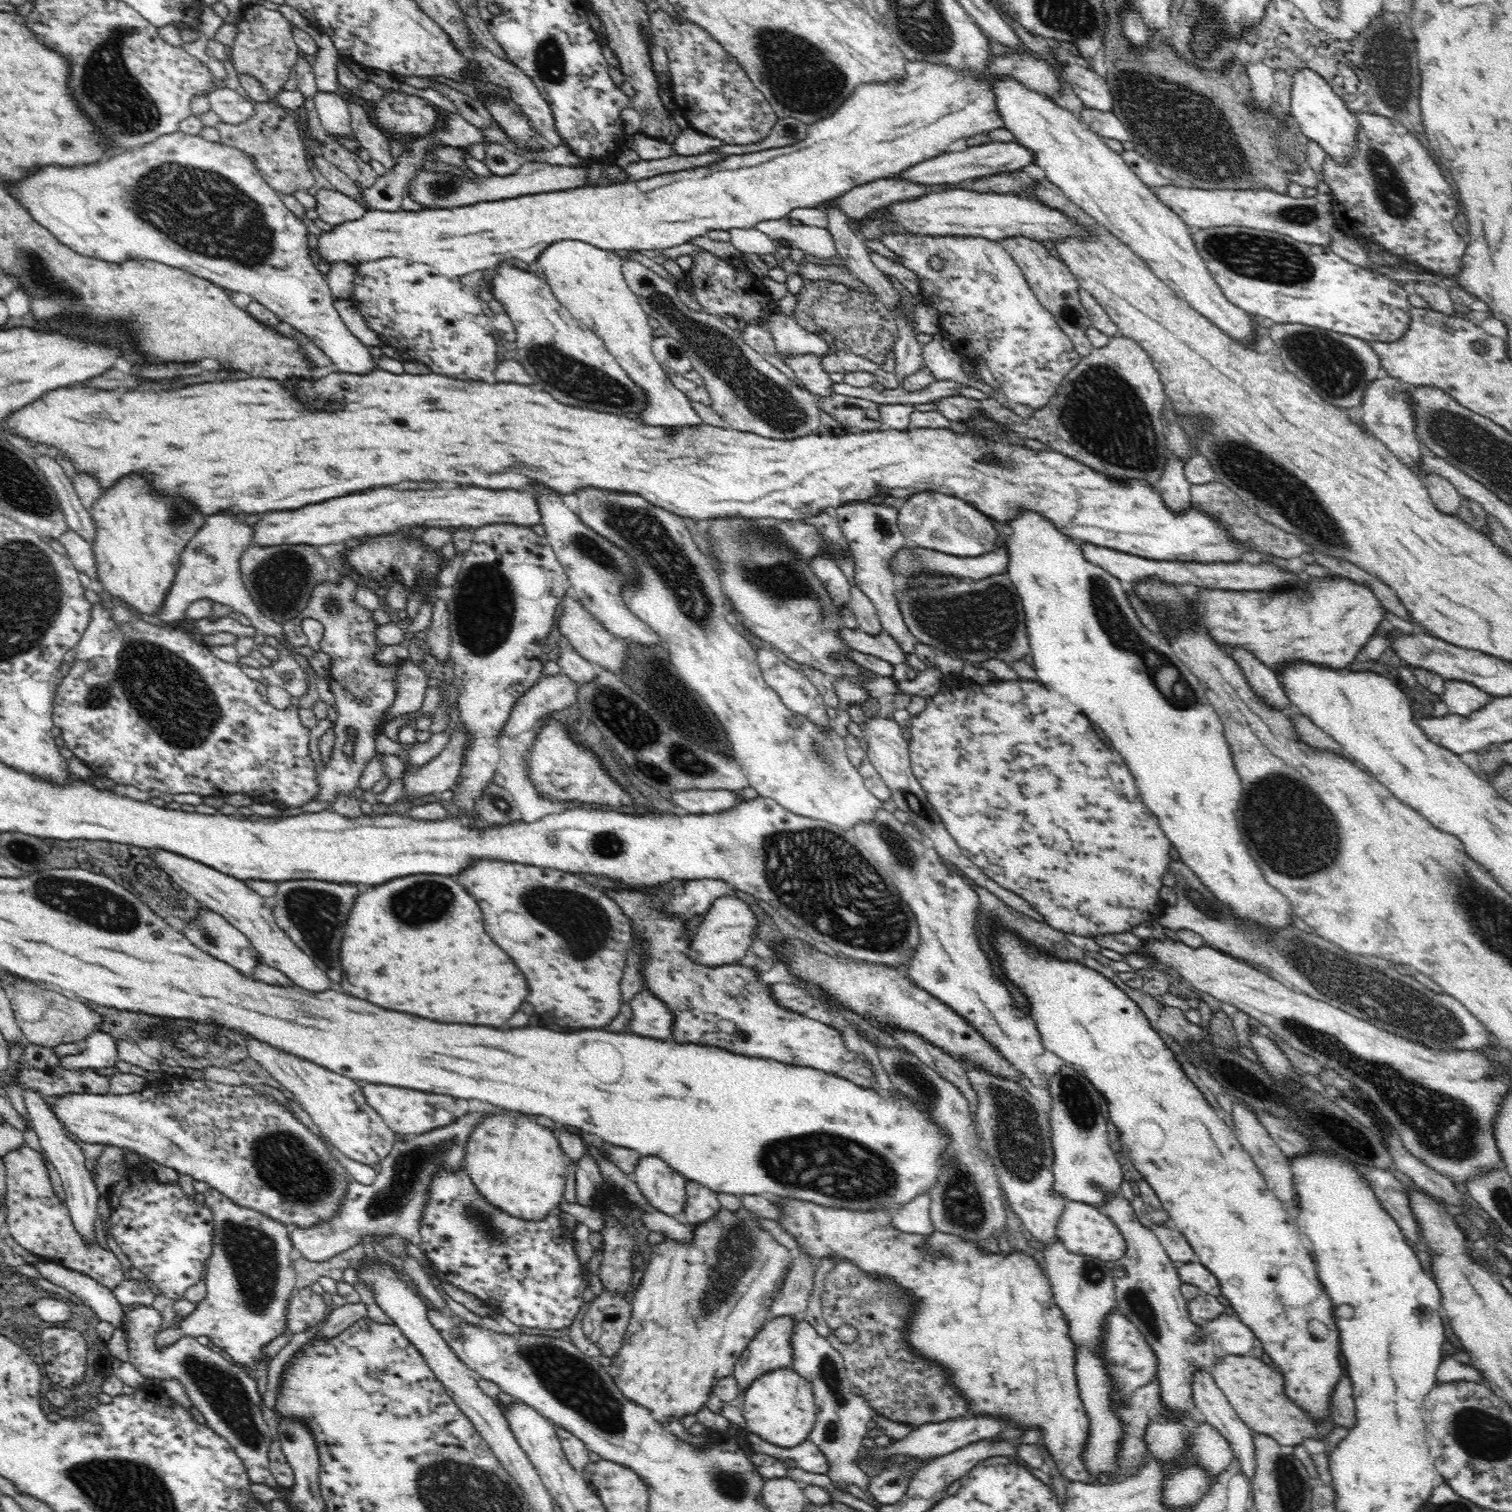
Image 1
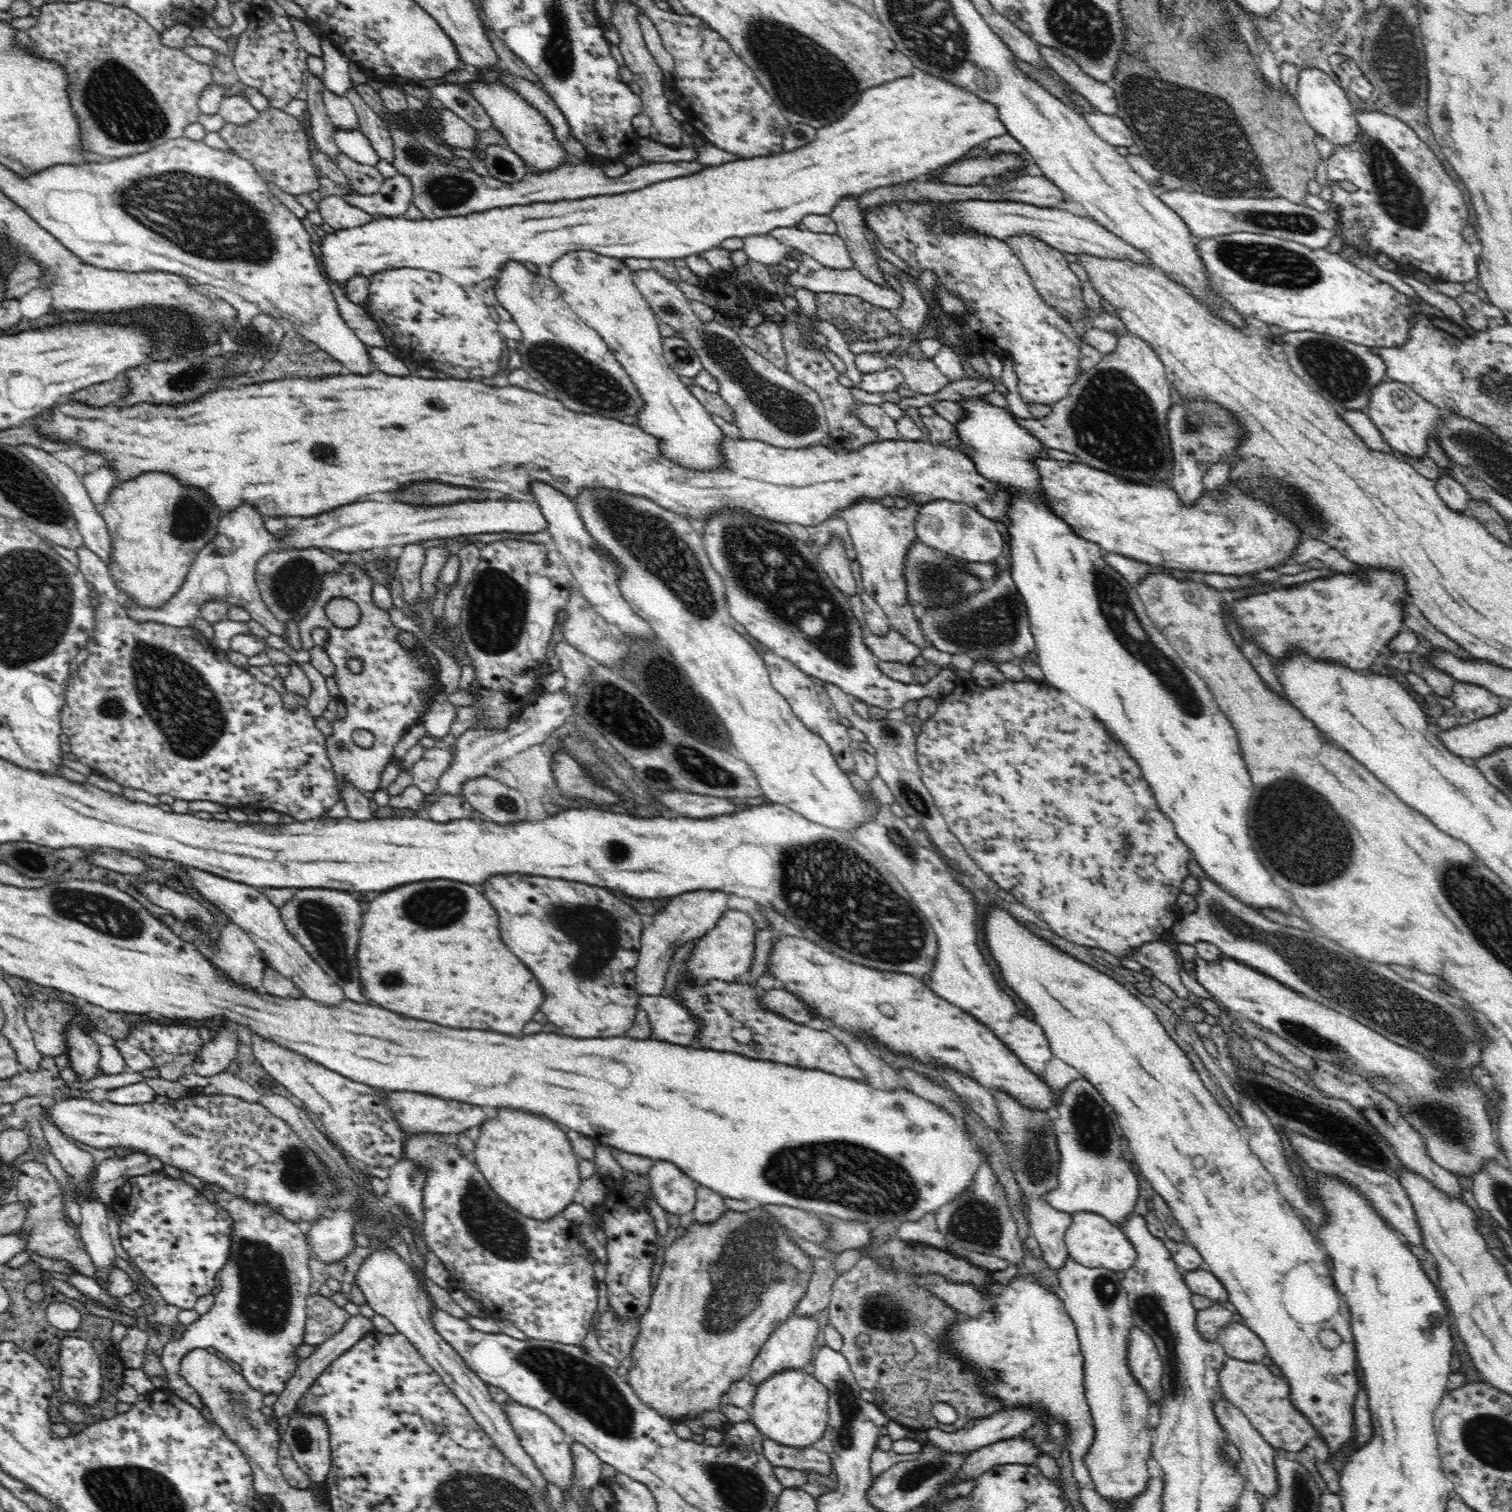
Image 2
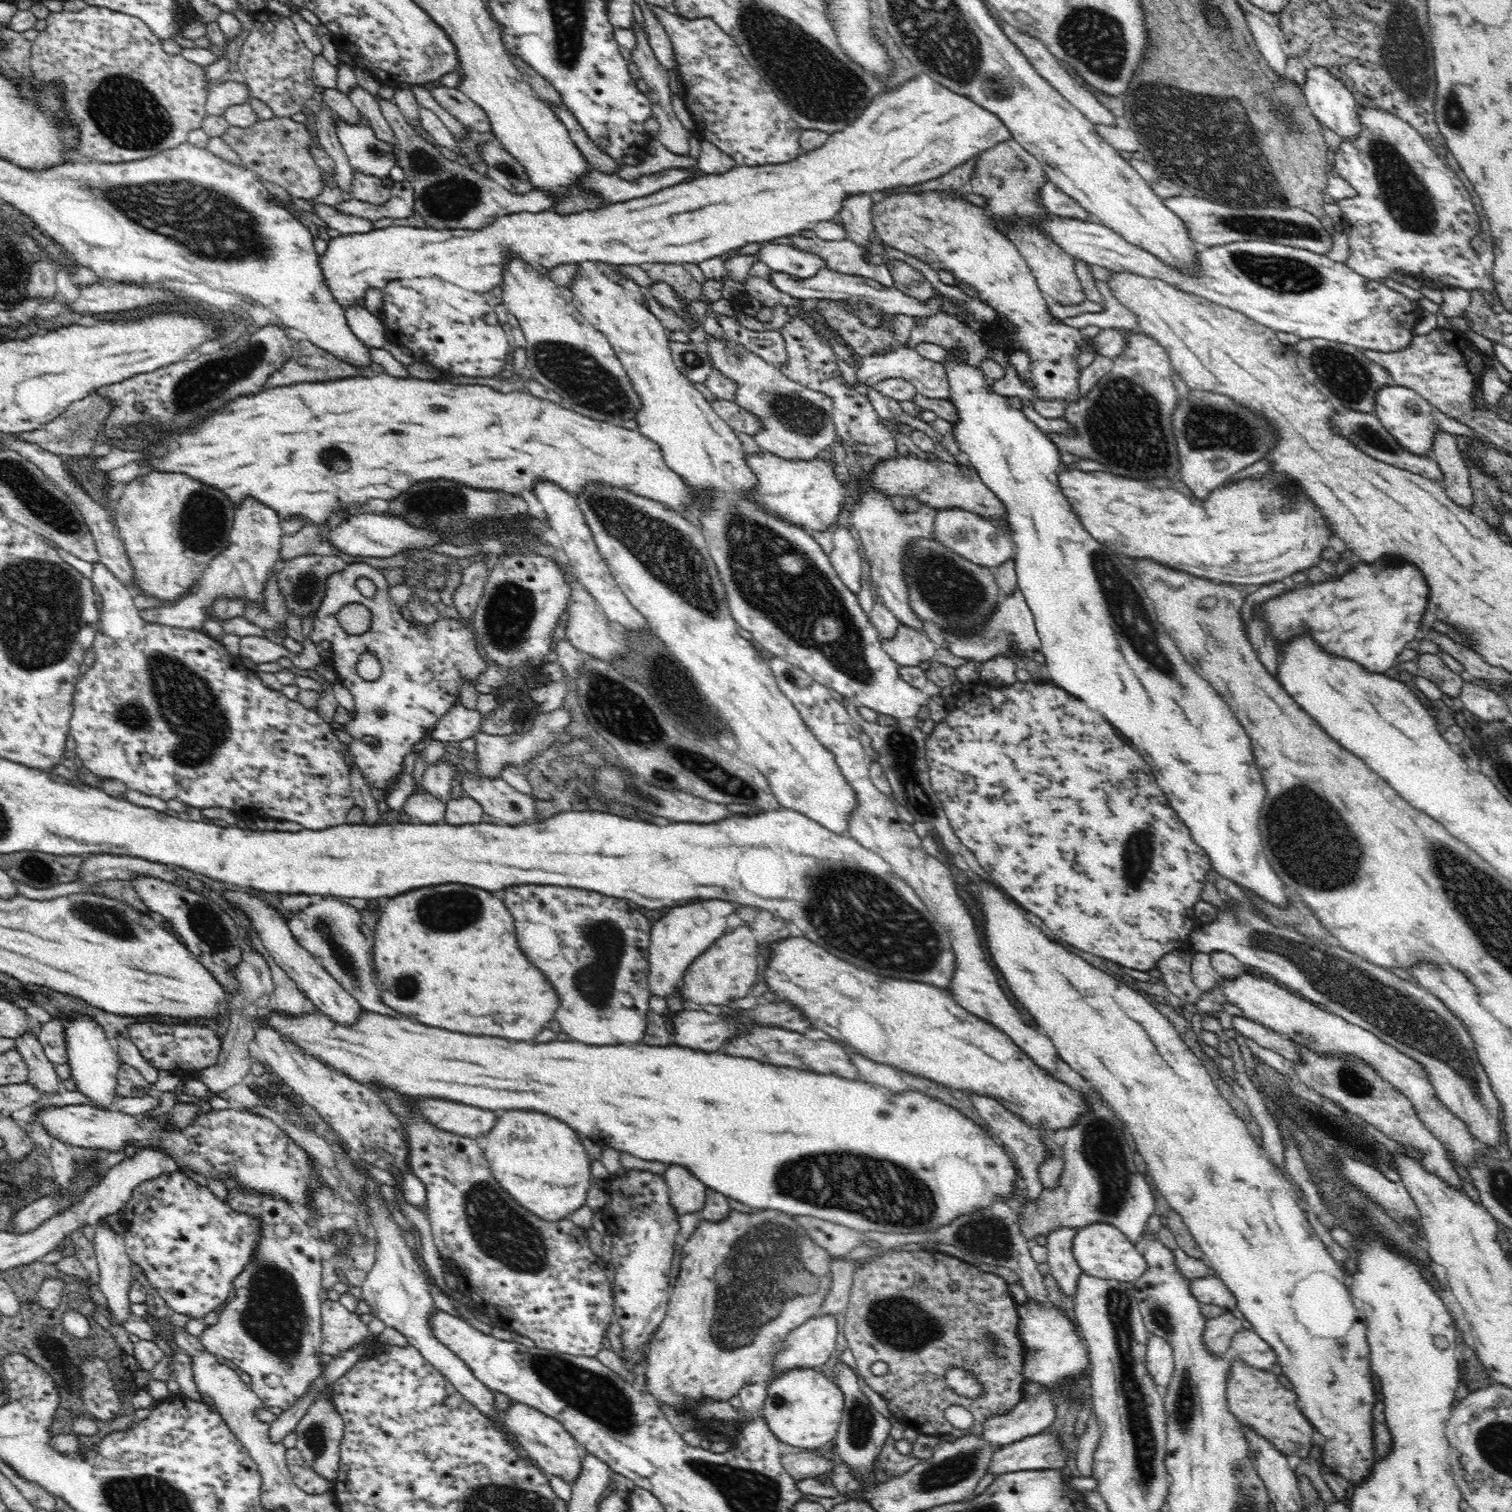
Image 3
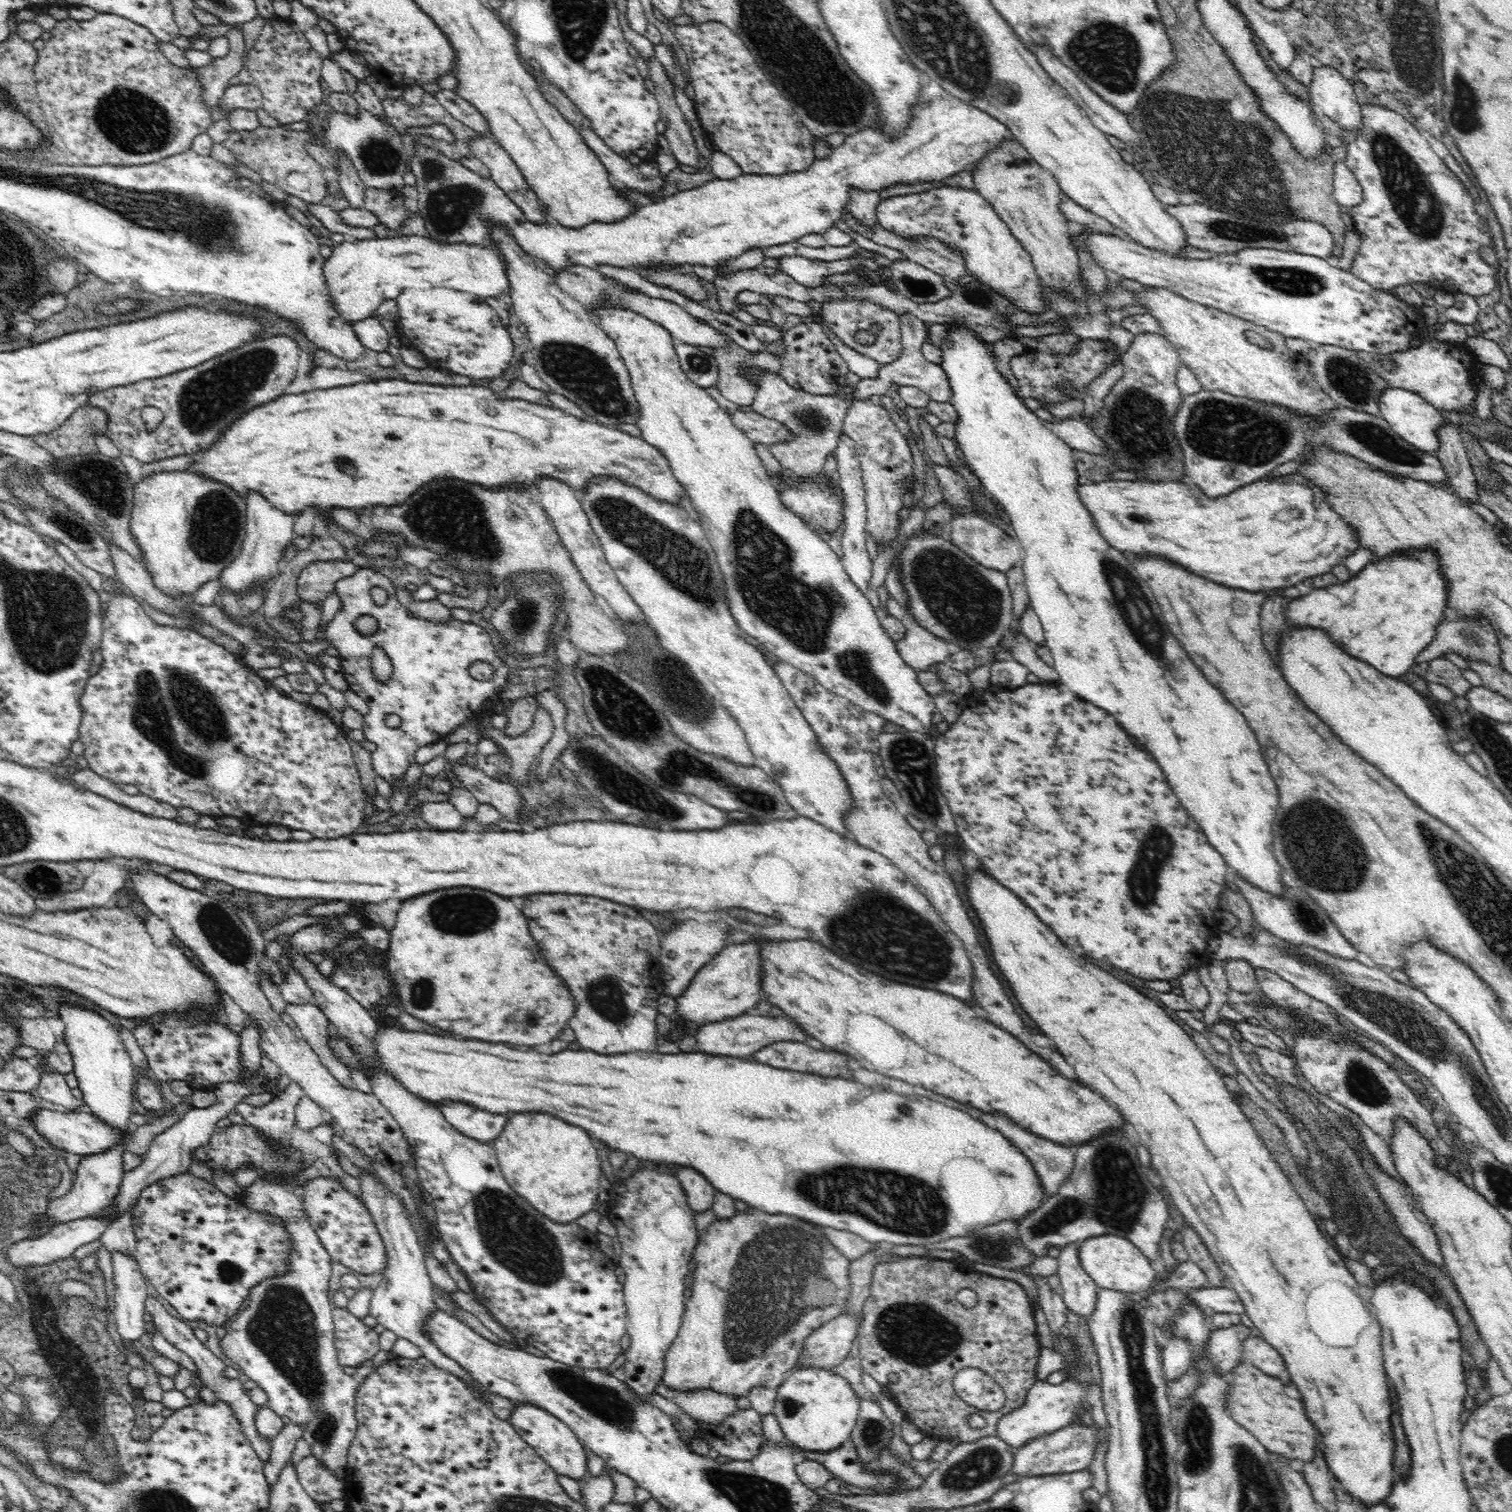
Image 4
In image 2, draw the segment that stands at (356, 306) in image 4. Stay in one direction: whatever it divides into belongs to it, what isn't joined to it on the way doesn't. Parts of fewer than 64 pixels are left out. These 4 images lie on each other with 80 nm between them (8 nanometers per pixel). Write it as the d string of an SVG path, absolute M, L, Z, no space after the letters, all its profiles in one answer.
M915 66L910 76L862 92L862 96L858 96L858 100L842 112L838 120L818 129L816 139L793 151L769 157L736 159L717 167L702 168L690 176L663 180L634 192L612 196L493 208L467 217L433 221L378 218L360 227L328 233L320 242L319 262L328 281L333 280L344 290L347 286L344 281L356 275L370 276L383 269L422 269L444 275L465 287L474 286L482 284L483 280L497 278L500 268L506 263L549 265L558 260L558 256L582 249L622 262L628 258L680 260L722 248L722 243L729 238L771 235L777 228L797 227L808 215L829 216L842 199L932 175L965 157L972 148L983 146L987 140L1008 135L996 108L992 110L992 104L966 88L950 83L950 80L940 79L937 74Z

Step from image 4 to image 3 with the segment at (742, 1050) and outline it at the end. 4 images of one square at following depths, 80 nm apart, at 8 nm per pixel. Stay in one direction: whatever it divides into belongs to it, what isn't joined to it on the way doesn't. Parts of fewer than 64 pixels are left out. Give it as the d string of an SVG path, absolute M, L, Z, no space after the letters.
M656 995L650 997L649 1003L651 1010L654 1012L674 1018L676 1035L671 1036L673 1042L681 1047L688 1047L697 1051L724 1053L730 1043L742 1037L749 1037L758 1027L776 1027L800 1033L810 1040L830 1040L828 1034L814 1029L810 1022L800 1015L800 1011L796 1007L792 1008L792 1005L782 1001L778 1001L776 1004L757 1005L747 1010L743 1009L742 1012L732 1012L730 1016L720 1012L694 1011L694 1009L684 1010L676 1016L676 1014L672 1014L666 997Z

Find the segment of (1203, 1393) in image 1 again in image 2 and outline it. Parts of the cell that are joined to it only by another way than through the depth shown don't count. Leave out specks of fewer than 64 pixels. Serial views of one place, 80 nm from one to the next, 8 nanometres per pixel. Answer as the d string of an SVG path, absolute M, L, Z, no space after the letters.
M1223 1396L1213 1406L1215 1406L1215 1413L1220 1424L1224 1427L1224 1431L1232 1437L1231 1442L1235 1444L1235 1447L1239 1450L1241 1460L1246 1464L1247 1478L1249 1478L1250 1484L1261 1495L1263 1494L1268 1499L1275 1499L1281 1493L1281 1488L1279 1488L1279 1478L1277 1478L1279 1475L1277 1464L1274 1464L1274 1456L1277 1459L1277 1454L1274 1454L1272 1446L1262 1436L1258 1436L1258 1432L1254 1432L1252 1424L1246 1420L1246 1416L1242 1416L1242 1412L1238 1412L1238 1407L1228 1403Z

